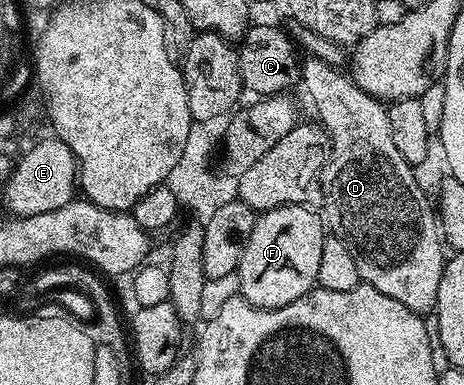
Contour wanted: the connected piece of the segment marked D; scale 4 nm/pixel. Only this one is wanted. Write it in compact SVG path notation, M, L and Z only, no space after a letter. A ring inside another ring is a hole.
M307 56L300 65L300 85L306 88L314 100L317 120L330 135L330 156L322 172L321 208L326 208L324 221L329 232L340 238L356 259L356 271L360 271L365 284L384 291L396 303L404 303L412 312L426 315L436 303L436 291L440 291L440 275L444 264L442 249L444 238L435 209L426 198L420 182L414 178L415 170L406 162L404 155L396 151L392 143L392 131L388 128L387 106L378 98L368 95L341 68Z

